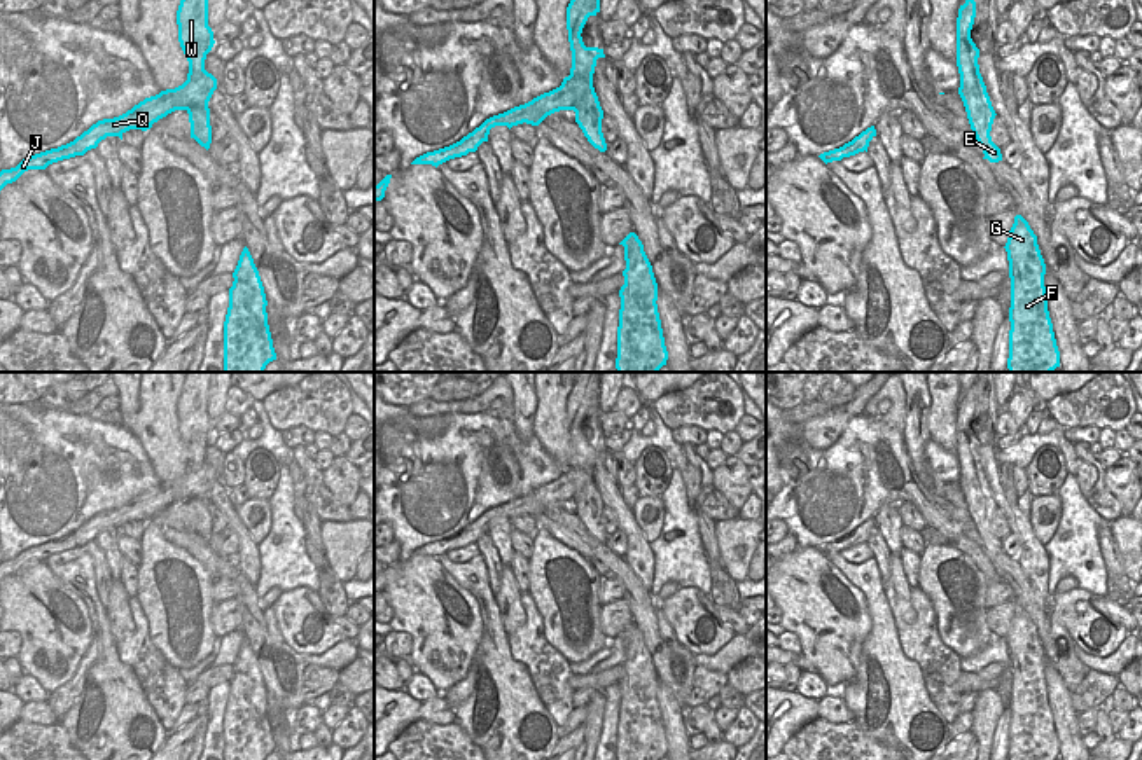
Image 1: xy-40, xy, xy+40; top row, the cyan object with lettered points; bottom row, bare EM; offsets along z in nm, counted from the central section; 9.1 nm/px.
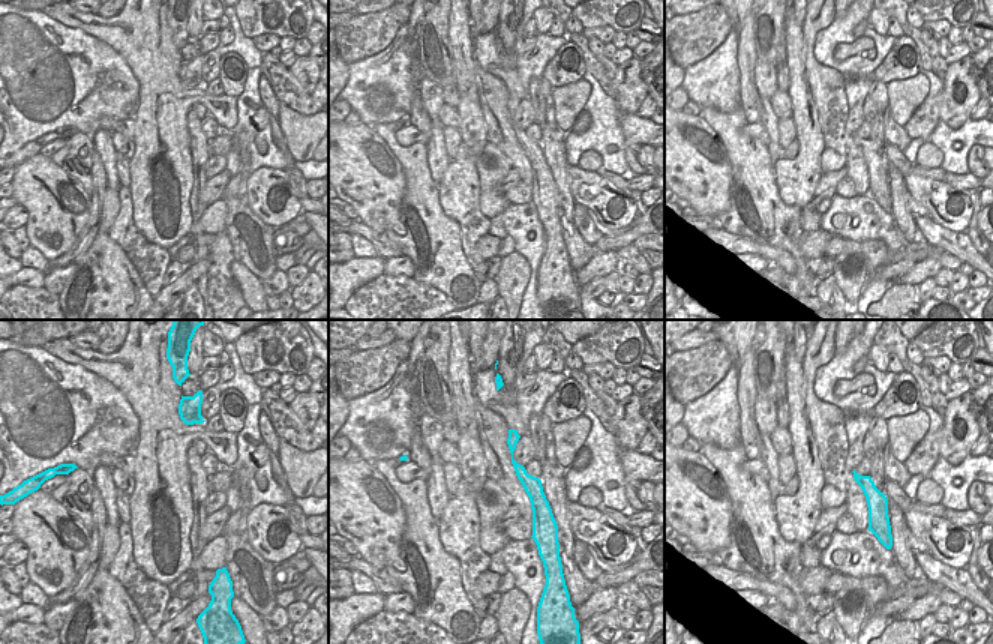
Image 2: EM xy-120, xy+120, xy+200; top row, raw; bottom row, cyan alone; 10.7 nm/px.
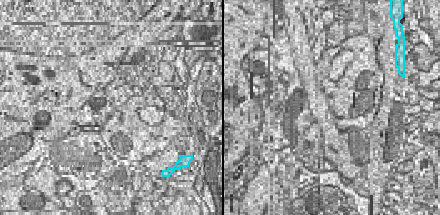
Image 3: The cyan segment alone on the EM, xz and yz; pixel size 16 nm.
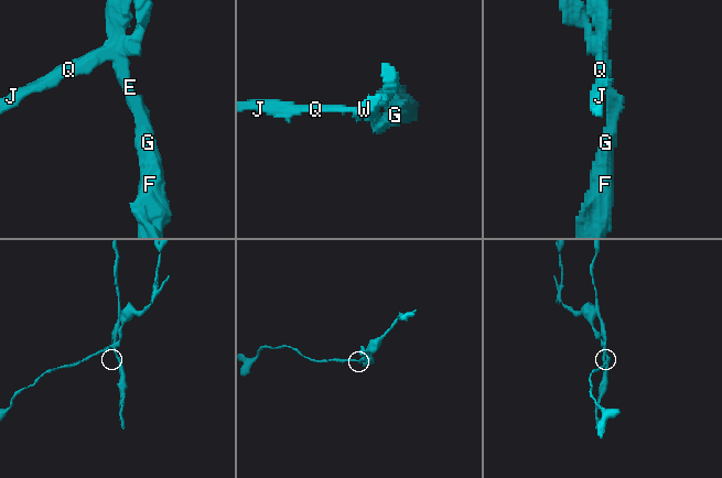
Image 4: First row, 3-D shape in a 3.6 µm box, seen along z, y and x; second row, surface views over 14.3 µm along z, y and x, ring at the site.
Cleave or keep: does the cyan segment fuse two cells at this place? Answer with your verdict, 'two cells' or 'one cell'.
two cells

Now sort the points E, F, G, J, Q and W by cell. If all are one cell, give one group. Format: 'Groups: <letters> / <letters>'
Groups: E F G W / J Q.

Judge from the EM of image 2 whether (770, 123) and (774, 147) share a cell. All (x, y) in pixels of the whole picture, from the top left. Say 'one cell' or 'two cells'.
one cell

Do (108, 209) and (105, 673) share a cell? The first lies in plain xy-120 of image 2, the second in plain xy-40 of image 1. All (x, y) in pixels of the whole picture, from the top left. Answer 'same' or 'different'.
different

